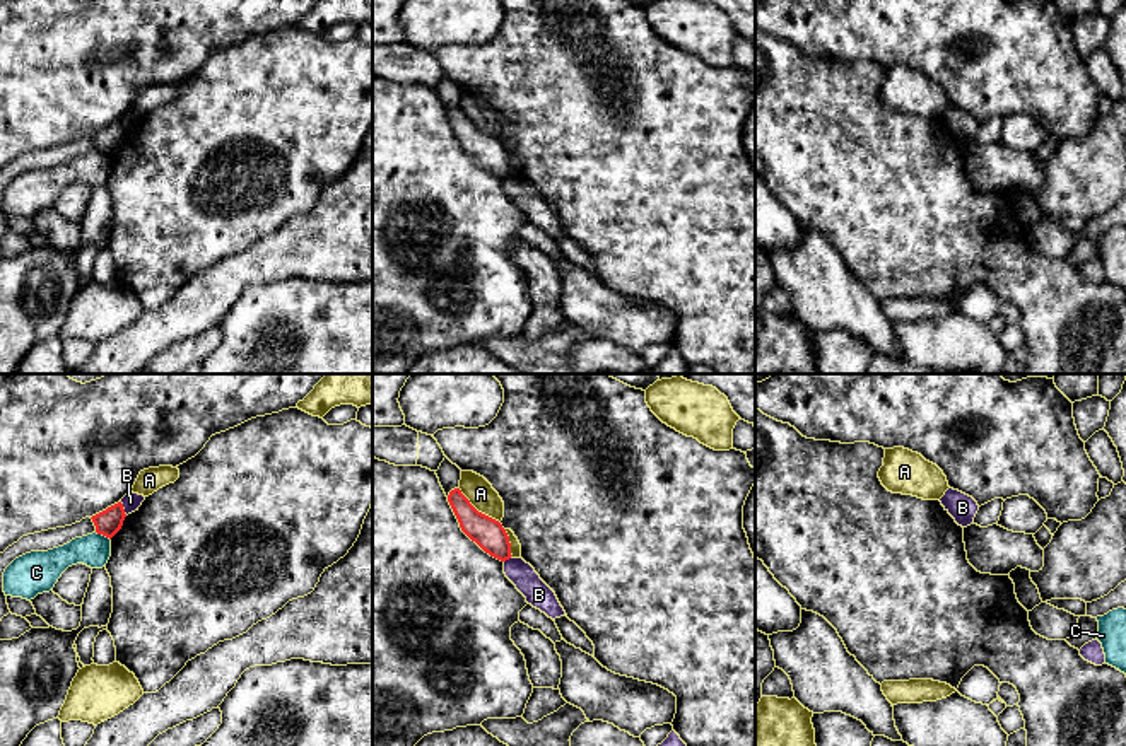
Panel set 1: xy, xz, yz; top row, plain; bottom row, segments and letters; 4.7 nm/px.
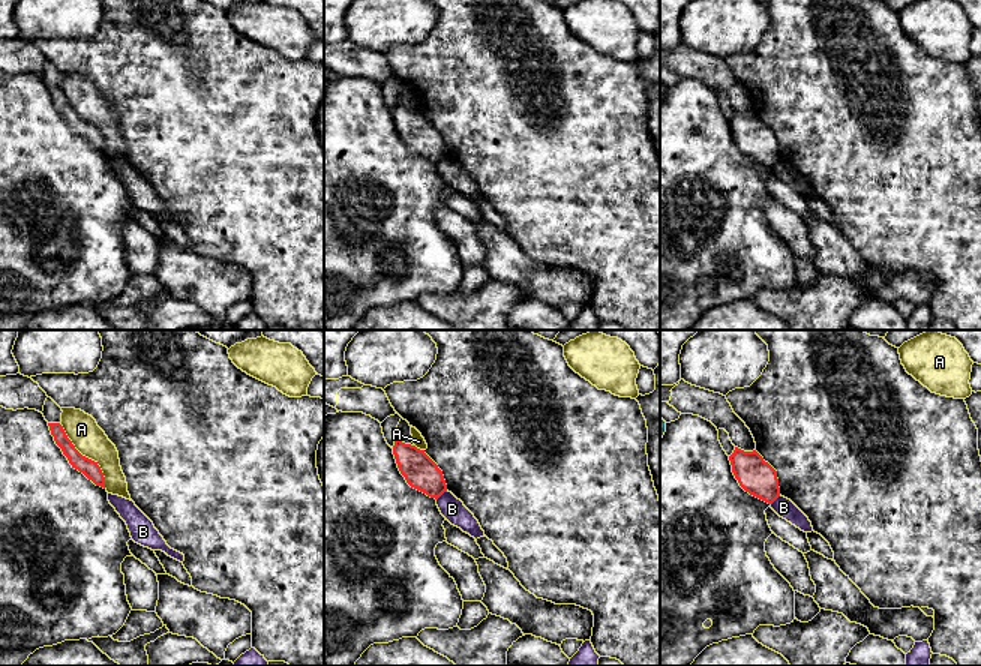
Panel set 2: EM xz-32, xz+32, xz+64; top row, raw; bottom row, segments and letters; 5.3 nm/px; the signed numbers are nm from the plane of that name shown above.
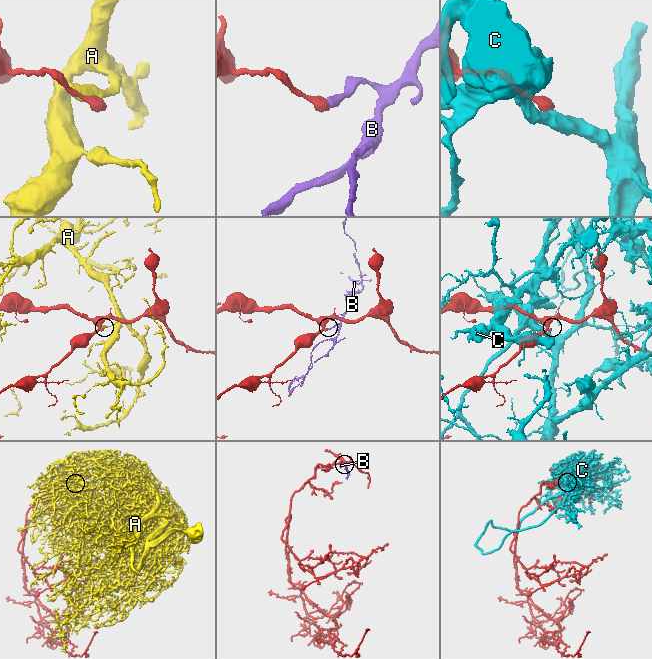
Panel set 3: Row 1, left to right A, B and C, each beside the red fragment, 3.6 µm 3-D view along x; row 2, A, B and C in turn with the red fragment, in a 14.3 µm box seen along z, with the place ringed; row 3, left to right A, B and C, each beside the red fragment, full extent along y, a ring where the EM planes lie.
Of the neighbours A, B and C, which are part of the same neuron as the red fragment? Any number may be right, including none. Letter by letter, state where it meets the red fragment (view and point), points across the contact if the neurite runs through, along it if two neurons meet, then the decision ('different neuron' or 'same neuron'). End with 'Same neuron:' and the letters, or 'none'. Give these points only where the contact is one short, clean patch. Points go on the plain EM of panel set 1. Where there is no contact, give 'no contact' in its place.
A: contact xz (477, 128); different neuron
B: contact xy (123, 127); border xy (120, 120), (127, 132); different neuron
C: contact xy (103, 152); different neuron
Same neuron: none

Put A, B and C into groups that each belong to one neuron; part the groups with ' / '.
A / B / C

